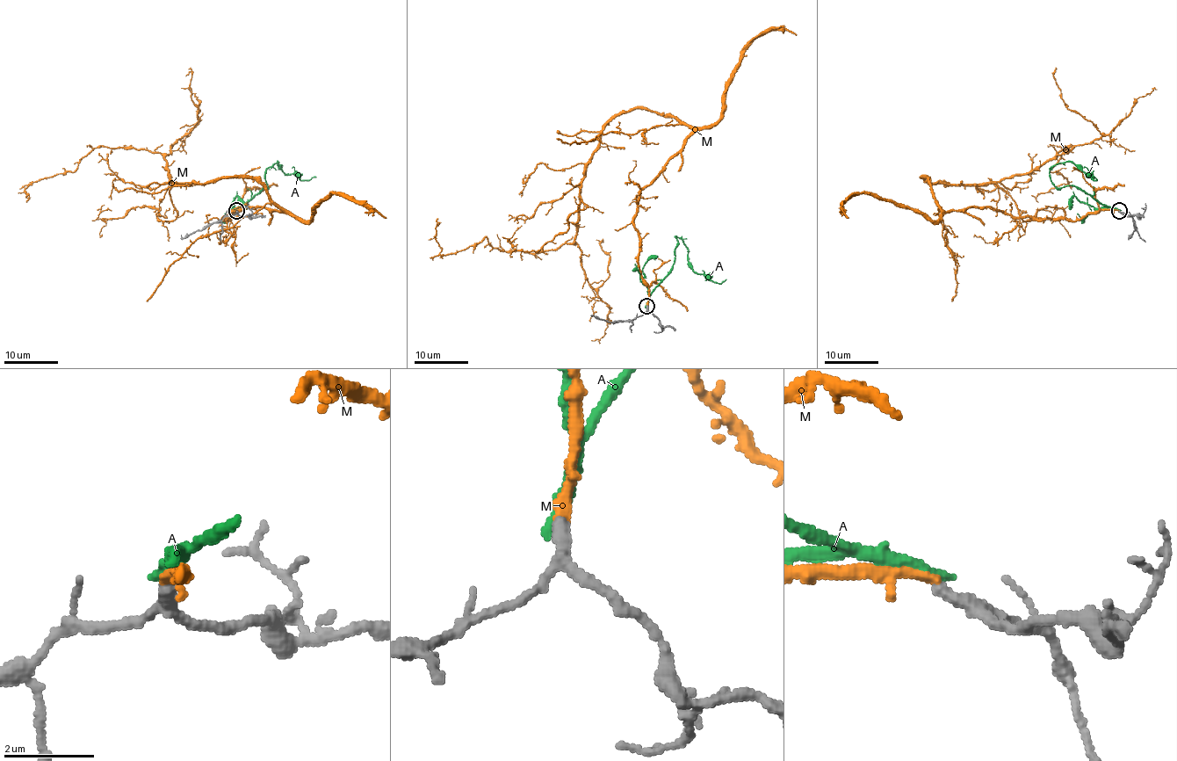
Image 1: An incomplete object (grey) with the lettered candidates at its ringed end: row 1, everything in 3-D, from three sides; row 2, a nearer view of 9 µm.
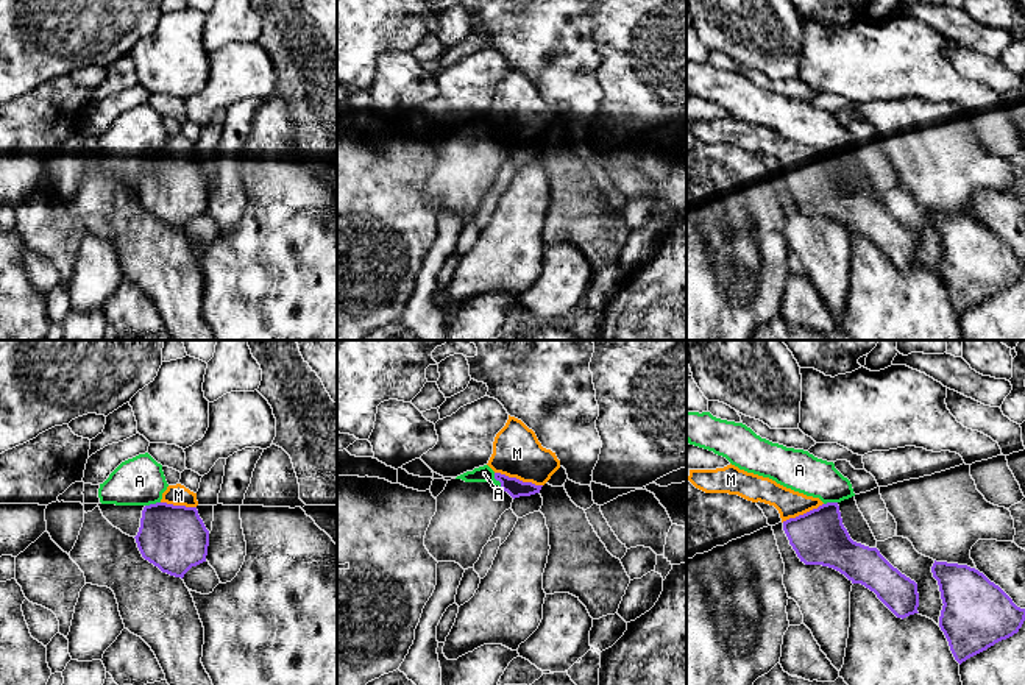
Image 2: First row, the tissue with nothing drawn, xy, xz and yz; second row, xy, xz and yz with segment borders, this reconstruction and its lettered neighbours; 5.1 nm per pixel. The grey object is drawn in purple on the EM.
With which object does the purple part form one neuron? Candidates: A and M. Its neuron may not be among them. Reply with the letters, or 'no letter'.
M

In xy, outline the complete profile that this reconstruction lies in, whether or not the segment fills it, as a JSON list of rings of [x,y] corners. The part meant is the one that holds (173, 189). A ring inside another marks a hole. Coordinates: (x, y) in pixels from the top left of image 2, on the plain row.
[[[168,136],[162,150],[145,156],[136,189],[145,211],[175,228],[206,212],[209,181],[197,161],[197,144]]]

